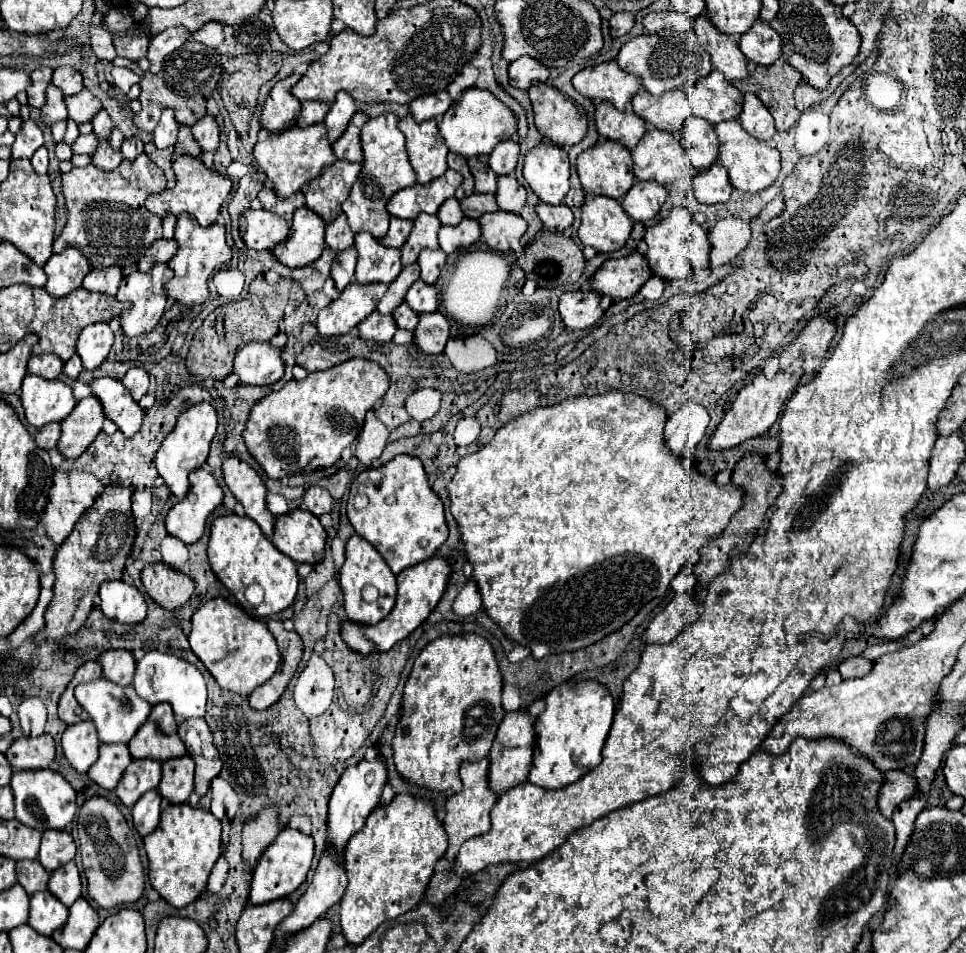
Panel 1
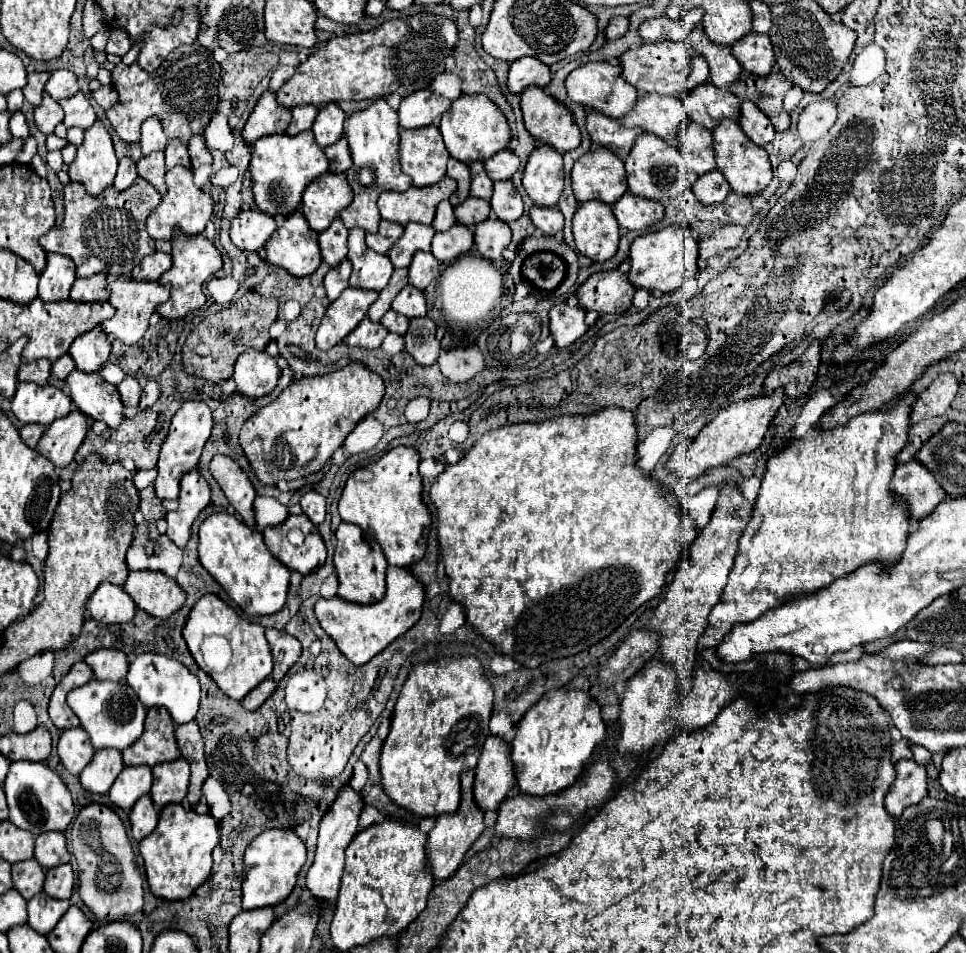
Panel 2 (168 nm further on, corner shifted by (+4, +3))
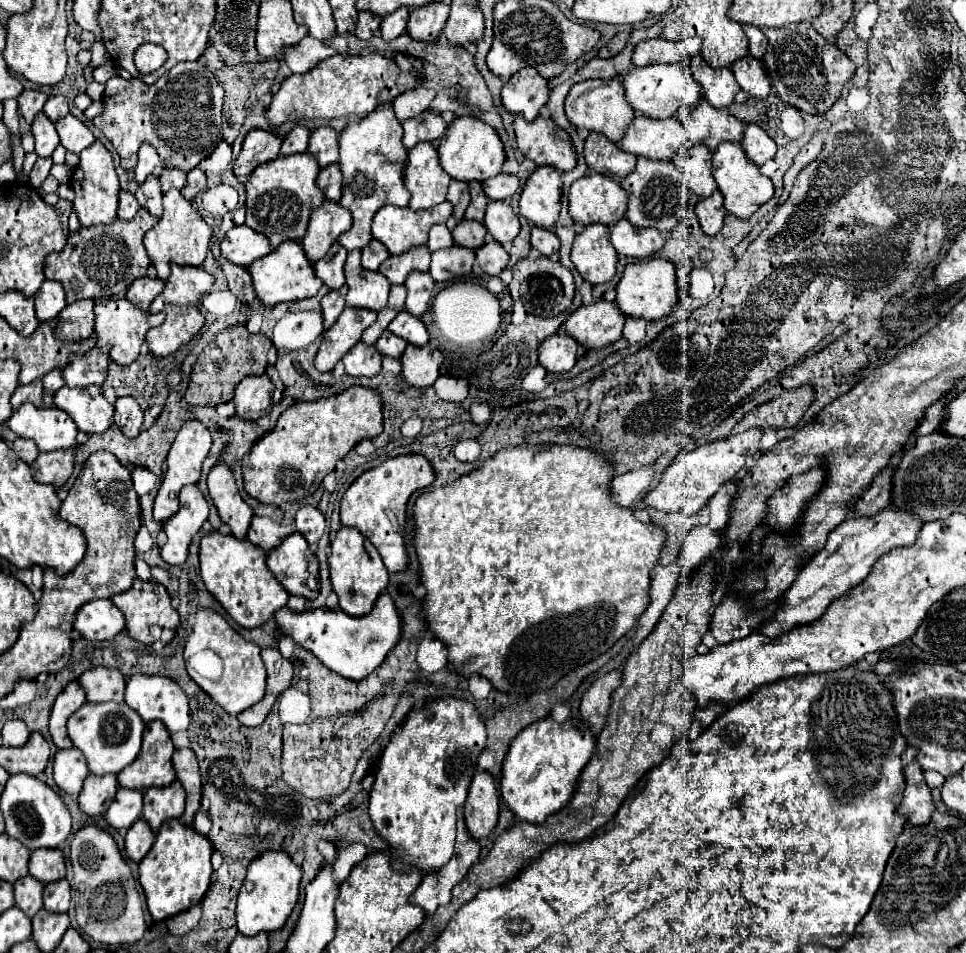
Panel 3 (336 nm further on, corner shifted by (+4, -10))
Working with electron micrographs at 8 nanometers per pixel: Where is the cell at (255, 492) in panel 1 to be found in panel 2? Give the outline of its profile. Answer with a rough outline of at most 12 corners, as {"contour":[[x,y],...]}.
{"contour":[[228,455],[210,461],[210,473],[230,505],[254,527],[256,491]]}

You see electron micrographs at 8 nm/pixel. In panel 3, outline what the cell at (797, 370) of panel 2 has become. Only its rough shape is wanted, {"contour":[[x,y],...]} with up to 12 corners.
{"contour":[[812,388],[784,392],[748,412],[732,430],[792,428],[812,404]]}

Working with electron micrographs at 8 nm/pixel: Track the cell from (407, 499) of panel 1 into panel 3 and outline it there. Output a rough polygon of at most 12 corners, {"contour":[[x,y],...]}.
{"contour":[[422,454],[388,458],[344,492],[342,524],[388,572],[408,562],[406,502],[436,480]]}

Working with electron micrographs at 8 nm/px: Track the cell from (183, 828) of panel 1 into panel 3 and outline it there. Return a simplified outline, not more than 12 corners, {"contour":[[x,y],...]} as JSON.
{"contour":[[180,820],[140,862],[156,922],[202,902],[212,844]]}

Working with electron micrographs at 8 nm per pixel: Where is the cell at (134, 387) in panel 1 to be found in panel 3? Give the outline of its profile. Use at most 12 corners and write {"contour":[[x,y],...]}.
{"contour":[[130,396],[114,404],[114,424],[136,438],[144,412]]}

